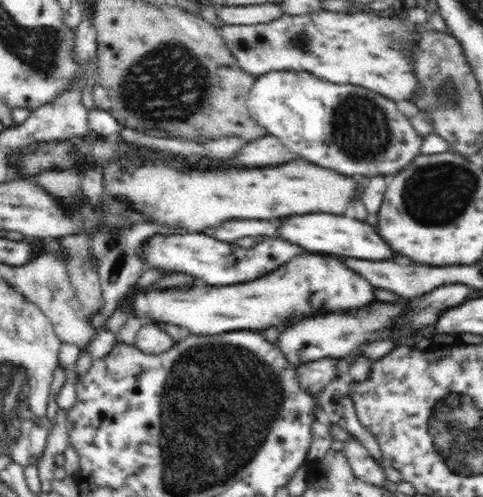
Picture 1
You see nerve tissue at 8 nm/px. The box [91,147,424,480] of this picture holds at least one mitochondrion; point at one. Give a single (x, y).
(206, 360)

